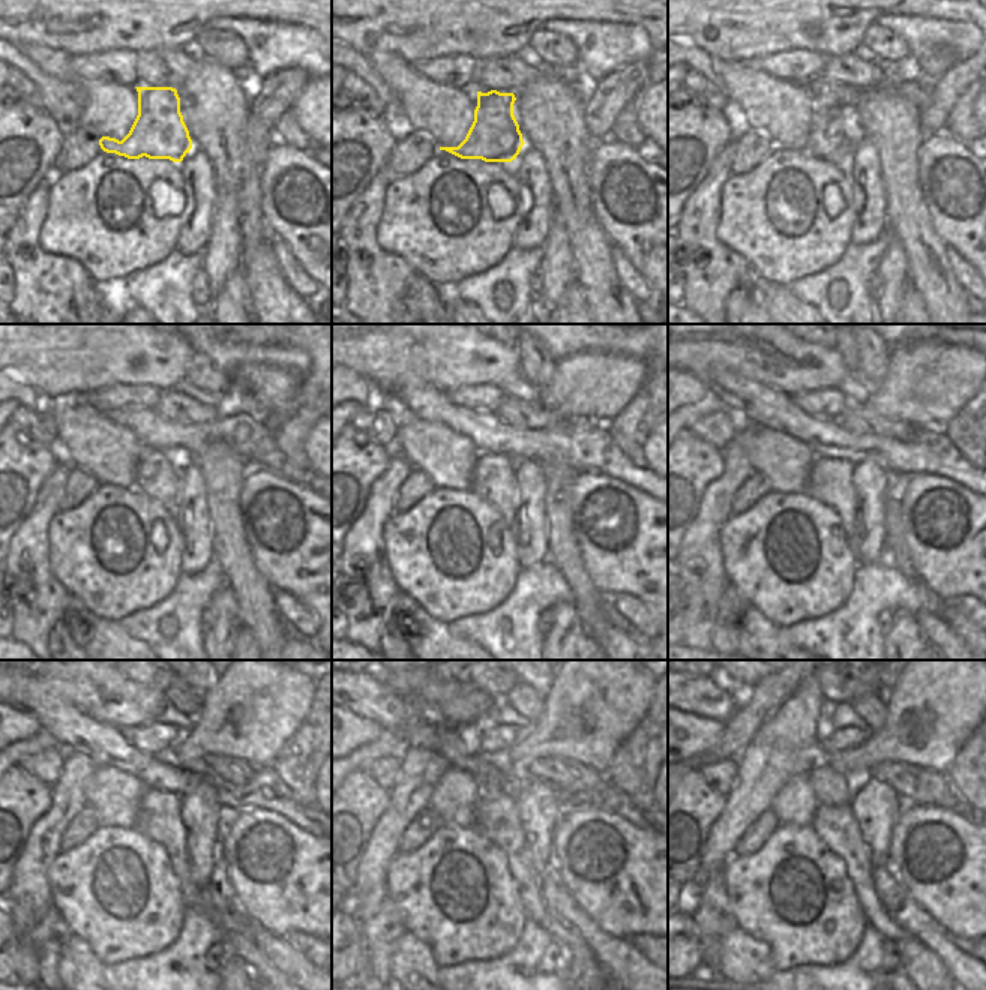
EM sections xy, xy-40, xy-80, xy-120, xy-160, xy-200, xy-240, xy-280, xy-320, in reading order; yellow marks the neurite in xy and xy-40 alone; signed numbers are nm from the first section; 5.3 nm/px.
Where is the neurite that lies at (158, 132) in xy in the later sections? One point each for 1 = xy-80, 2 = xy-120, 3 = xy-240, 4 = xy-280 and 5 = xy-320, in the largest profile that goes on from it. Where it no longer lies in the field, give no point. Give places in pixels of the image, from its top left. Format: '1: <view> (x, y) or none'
1: xy-80 (830, 126)
2: xy-120 (165, 462)
3: xy-240 (152, 797)
4: xy-280 (505, 800)
5: xy-320 (820, 809)

